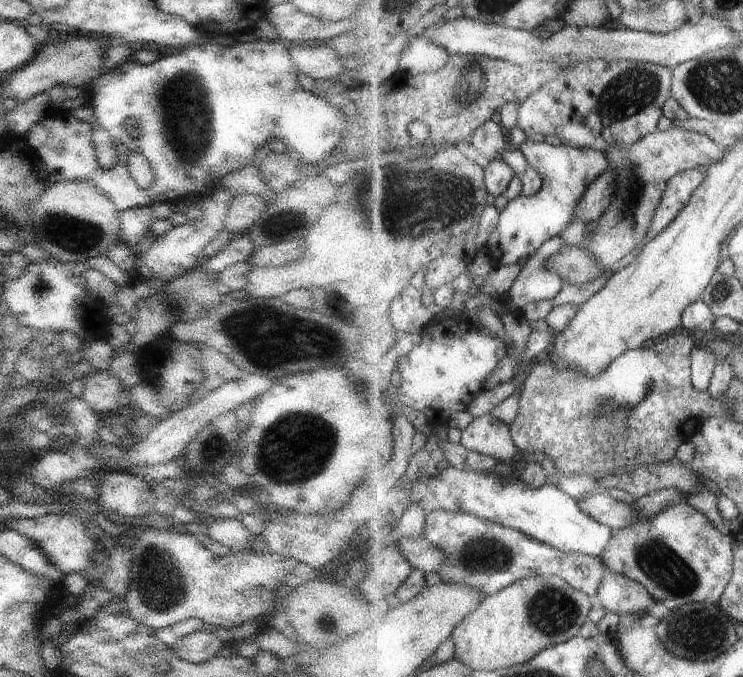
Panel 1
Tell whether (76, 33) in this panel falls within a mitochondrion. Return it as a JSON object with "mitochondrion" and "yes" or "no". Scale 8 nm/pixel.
{"mitochondrion":"no"}

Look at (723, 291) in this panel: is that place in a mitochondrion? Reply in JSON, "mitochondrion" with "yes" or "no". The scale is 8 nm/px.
{"mitochondrion":"yes"}

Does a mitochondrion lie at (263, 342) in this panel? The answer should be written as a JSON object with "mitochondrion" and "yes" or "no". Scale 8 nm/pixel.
{"mitochondrion":"yes"}

